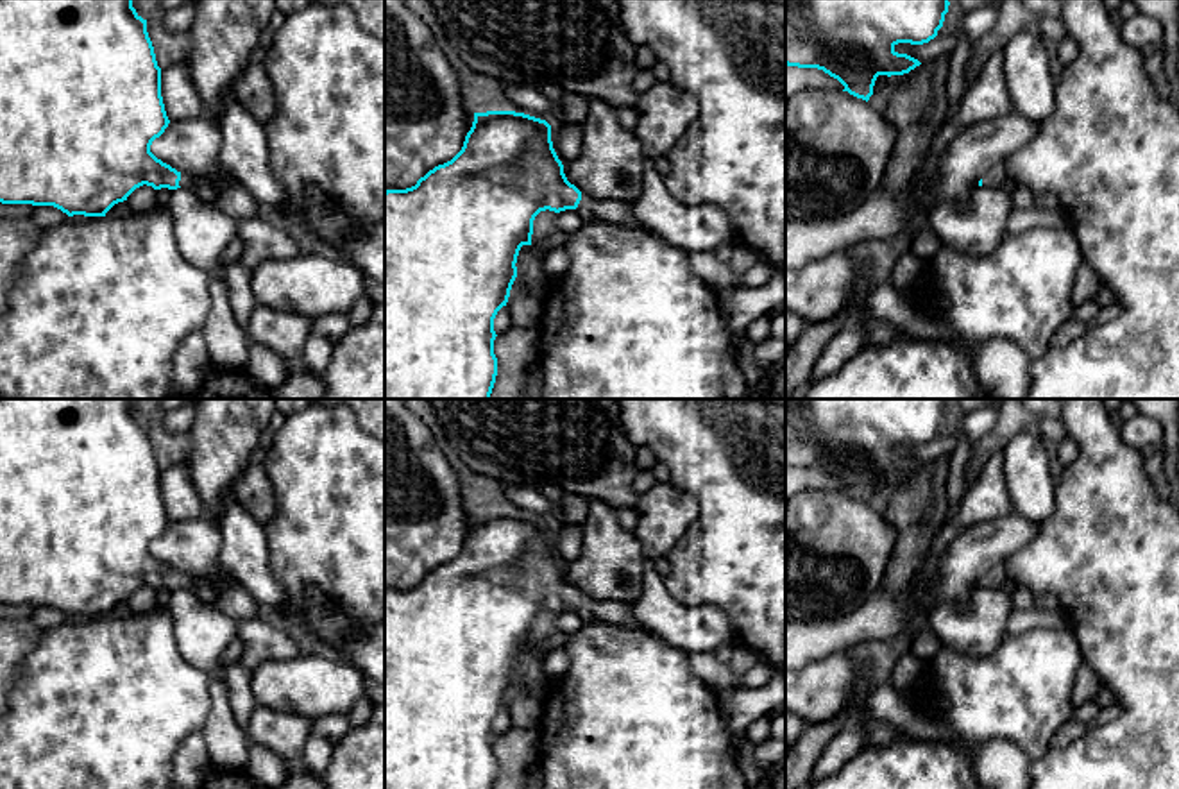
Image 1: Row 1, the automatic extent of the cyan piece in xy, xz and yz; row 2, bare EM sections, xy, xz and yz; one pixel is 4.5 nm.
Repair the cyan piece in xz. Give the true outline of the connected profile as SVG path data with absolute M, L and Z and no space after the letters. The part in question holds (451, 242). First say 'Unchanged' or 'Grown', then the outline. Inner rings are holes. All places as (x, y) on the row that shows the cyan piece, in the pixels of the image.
Grown. M515 111L474 113L474 122L465 136L463 147L451 161L429 170L411 188L385 191L385 399L490 399L497 376L494 318L508 302L512 284L517 277L515 263L521 247L531 245L533 220L546 209L555 213L576 209L585 220L606 220L655 234L637 220L628 202L596 200L571 184L553 148L551 125L546 120Z

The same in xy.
Grown. M0 0L0 202L54 206L68 216L106 216L106 213L140 186L154 190L188 188L206 200L213 200L213 184L181 174L150 152L150 145L168 127L170 120L161 97L161 68L157 66L152 41L143 20L132 7L132 0Z

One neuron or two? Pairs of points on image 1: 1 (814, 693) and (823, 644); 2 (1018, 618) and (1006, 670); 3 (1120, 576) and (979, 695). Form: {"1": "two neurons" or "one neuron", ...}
{"1": "two neurons", "2": "two neurons", "3": "two neurons"}

